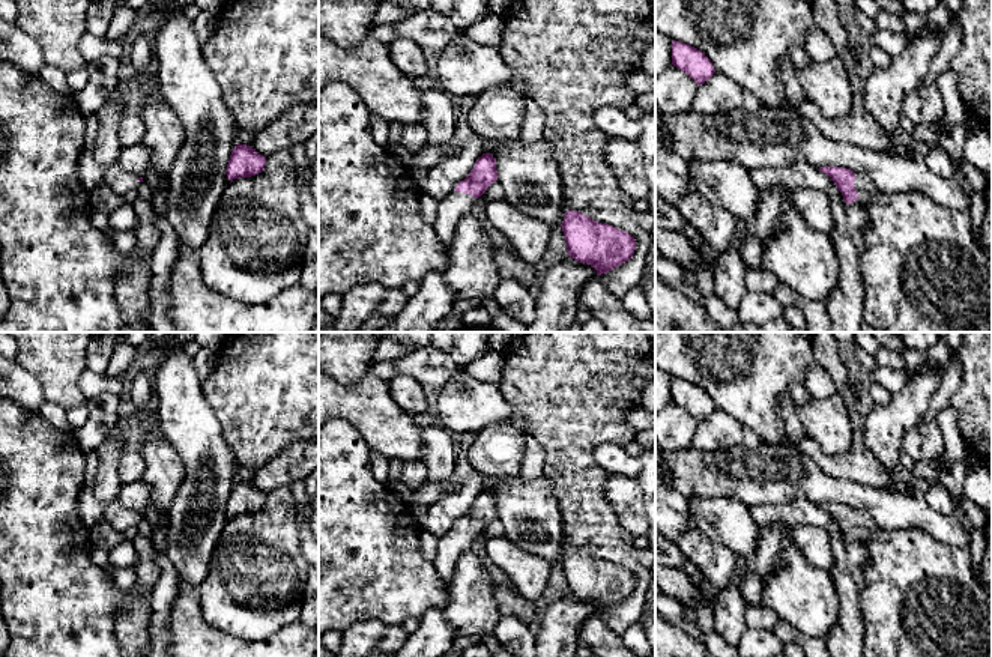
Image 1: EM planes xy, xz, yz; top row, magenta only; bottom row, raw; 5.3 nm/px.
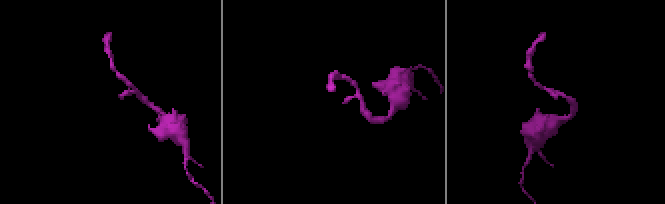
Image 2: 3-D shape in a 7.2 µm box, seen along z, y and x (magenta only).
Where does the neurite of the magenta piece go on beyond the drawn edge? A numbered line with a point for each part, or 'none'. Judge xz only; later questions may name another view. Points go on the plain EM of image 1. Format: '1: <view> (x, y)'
1: xz (453, 544)

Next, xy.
1: xy (119, 517)

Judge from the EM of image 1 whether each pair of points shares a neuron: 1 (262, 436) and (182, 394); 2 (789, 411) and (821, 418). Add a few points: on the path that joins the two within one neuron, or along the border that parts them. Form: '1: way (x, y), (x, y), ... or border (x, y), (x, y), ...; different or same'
1: border (200, 381), (227, 442); different
2: border (795, 411), (806, 433); different

